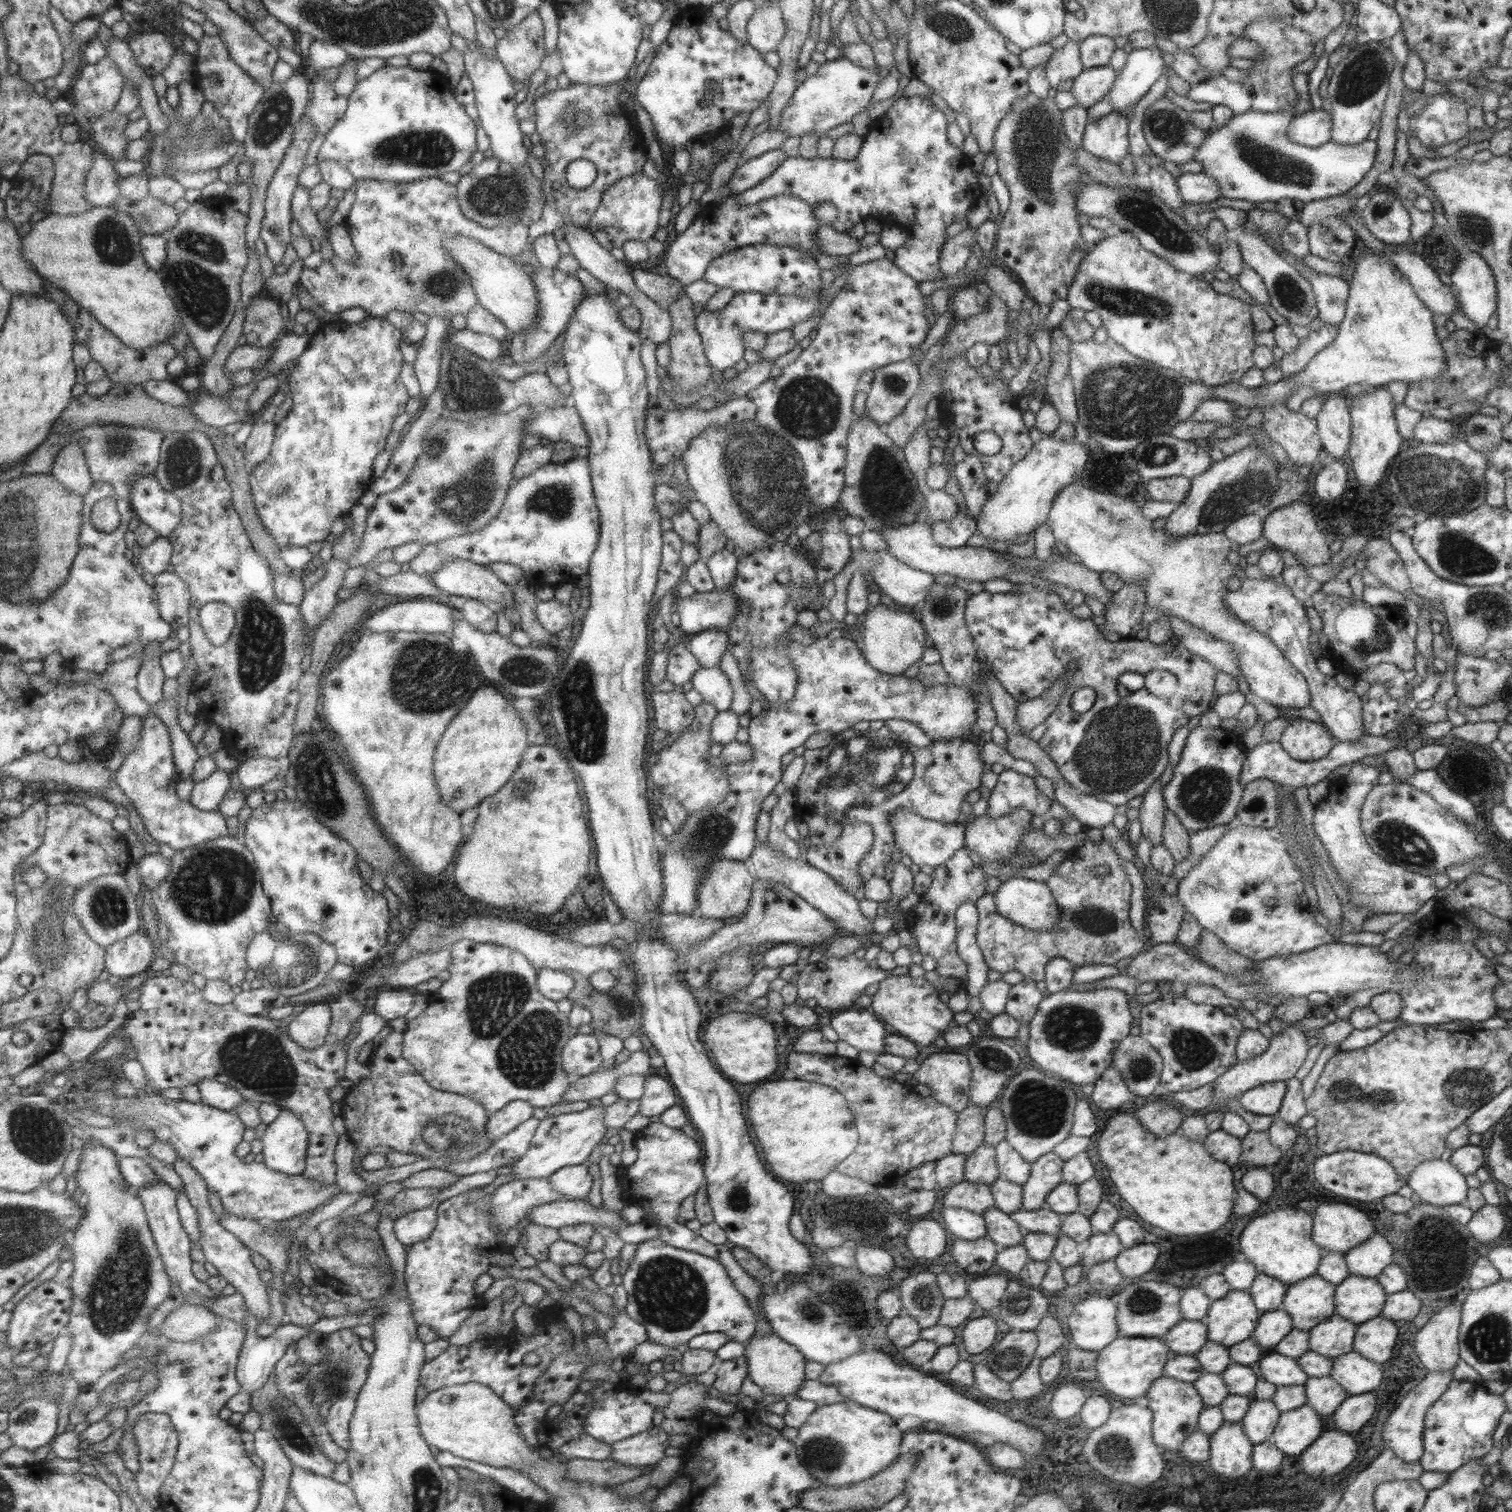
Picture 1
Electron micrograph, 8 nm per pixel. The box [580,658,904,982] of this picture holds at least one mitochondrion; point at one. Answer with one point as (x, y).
(709, 833)

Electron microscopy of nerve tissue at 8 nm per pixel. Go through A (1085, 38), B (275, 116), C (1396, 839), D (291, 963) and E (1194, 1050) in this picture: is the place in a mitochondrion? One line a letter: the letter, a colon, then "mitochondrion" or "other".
A: other
B: mitochondrion
C: mitochondrion
D: mitochondrion
E: mitochondrion

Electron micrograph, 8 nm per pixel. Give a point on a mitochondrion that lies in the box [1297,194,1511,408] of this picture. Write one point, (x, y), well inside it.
(1478, 228)

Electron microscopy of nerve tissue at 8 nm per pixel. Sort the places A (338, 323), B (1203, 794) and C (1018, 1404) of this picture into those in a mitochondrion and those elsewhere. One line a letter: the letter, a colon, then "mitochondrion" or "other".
A: other
B: mitochondrion
C: other

